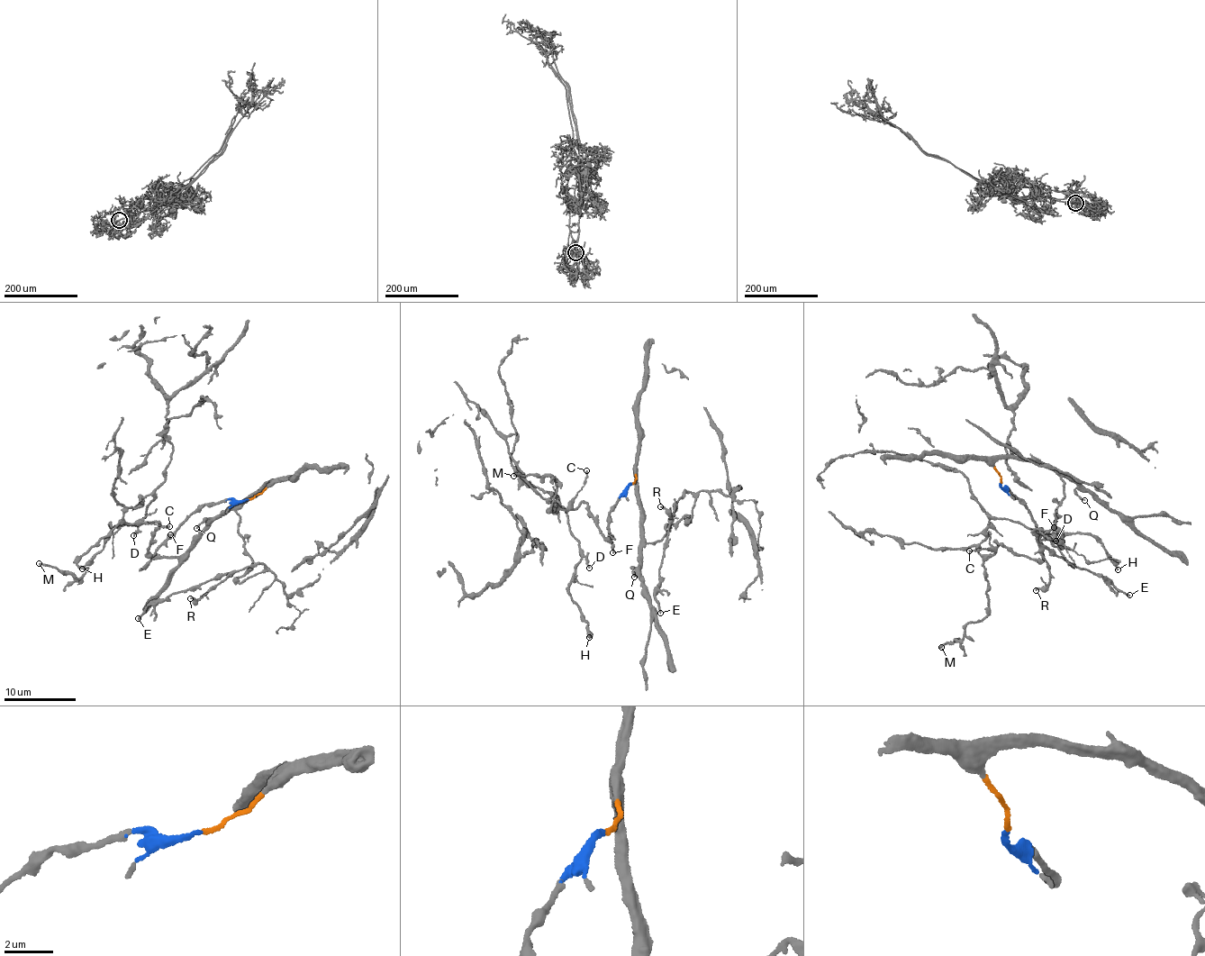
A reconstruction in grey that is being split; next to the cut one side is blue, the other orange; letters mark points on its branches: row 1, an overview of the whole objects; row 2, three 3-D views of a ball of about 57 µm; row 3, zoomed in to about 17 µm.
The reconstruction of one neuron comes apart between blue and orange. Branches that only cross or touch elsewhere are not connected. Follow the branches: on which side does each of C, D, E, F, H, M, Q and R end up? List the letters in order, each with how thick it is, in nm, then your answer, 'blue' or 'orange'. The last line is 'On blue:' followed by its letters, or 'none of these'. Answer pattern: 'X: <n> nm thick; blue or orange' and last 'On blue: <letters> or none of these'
C: 150 nm thick; blue
D: 170 nm thick; blue
E: 170 nm thick; orange
F: 190 nm thick; blue
H: 180 nm thick; blue
M: 220 nm thick; blue
Q: 150 nm thick; orange
R: 170 nm thick; orange
On blue: C, D, F, H, M

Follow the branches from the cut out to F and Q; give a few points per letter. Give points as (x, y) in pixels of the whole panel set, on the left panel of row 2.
F: (247, 499), (203, 505), (170, 535)
Q: (249, 500), (269, 485), (195, 528)

